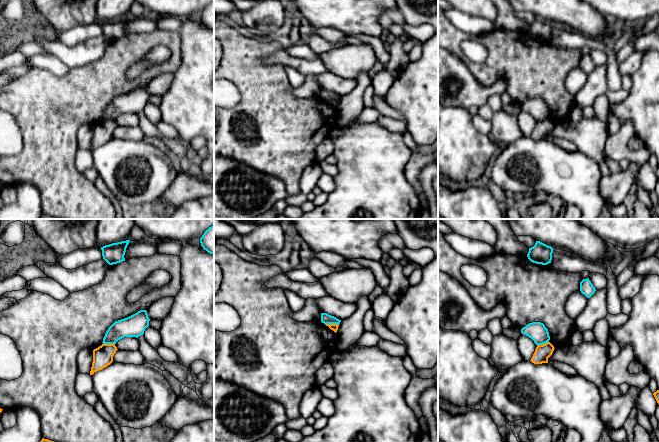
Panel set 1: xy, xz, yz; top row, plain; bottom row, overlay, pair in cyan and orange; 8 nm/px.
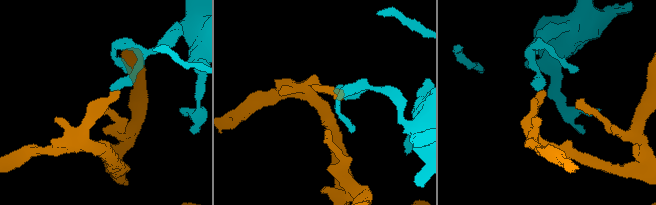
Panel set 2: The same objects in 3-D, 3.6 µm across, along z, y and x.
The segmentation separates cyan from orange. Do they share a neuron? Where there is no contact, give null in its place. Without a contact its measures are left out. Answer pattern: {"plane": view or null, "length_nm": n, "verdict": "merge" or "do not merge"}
{"plane": "xz", "length_nm": 110, "verdict": "do not merge"}

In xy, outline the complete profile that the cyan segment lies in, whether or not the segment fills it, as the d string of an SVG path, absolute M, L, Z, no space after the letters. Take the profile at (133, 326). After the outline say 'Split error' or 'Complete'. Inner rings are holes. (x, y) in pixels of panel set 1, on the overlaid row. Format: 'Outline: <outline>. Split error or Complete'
Outline: M140 310L137 313L115 321L106 331L103 338L103 344L116 344L124 337L136 337L144 334L149 326L149 317L146 310Z. Complete

